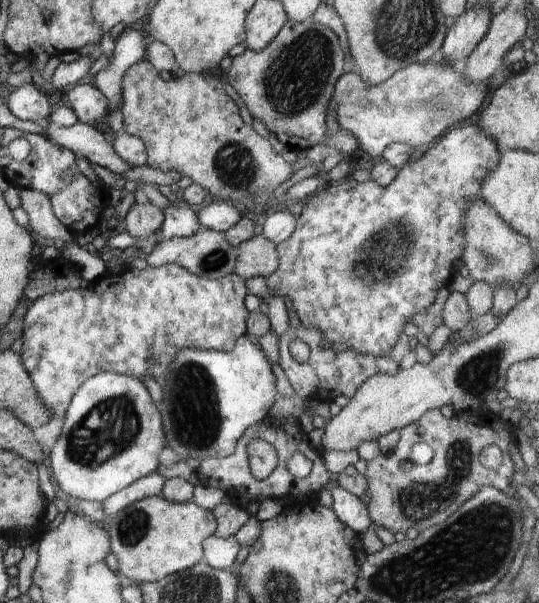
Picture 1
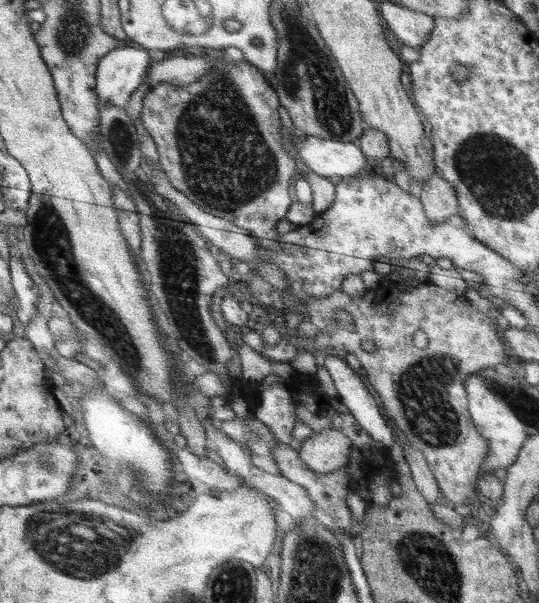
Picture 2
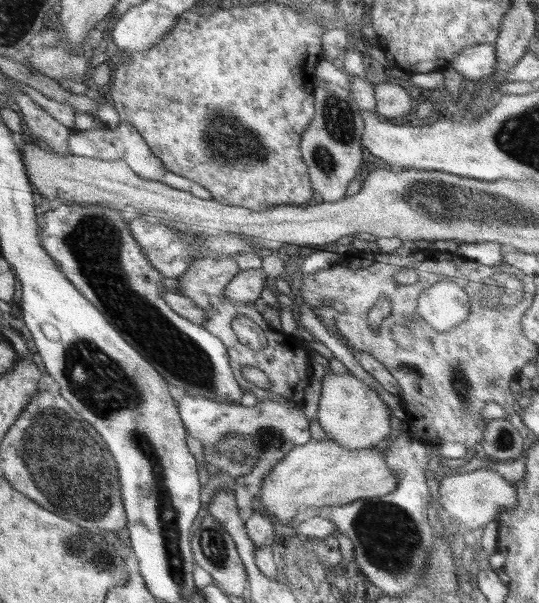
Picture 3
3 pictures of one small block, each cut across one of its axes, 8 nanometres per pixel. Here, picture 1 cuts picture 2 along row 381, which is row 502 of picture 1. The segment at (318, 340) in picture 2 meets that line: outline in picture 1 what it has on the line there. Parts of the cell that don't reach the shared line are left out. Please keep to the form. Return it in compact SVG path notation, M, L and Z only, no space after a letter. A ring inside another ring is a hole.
M439 409L426 412L418 422L403 427L400 440L390 453L376 456L366 462L368 496L367 512L372 525L382 526L393 534L405 533L409 528L423 532L446 520L460 504L472 498L482 486L496 488L499 492L512 493L514 465L510 456L514 443L516 425L508 424L504 416L495 416L487 409L461 411L452 418L445 418ZM425 442L432 451L431 460L420 465L413 460L413 450ZM492 444L502 451L502 464L488 469L480 463L483 448ZM401 460L412 463L412 468L402 472L398 465Z

